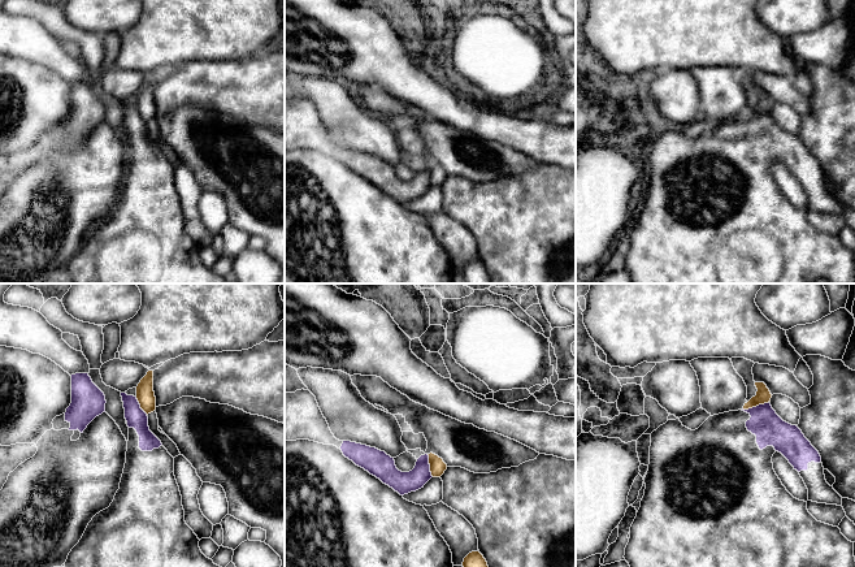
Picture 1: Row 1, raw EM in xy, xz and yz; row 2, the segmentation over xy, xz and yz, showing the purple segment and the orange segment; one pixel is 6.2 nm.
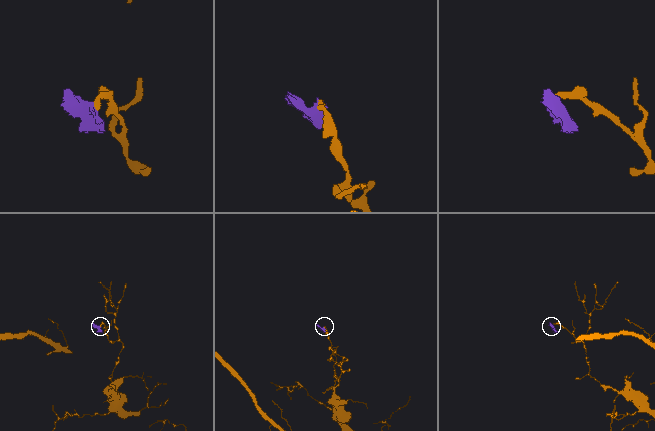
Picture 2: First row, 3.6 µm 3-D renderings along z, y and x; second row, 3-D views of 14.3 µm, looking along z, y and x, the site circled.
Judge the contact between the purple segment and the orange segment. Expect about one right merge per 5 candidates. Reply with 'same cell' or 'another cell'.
another cell

